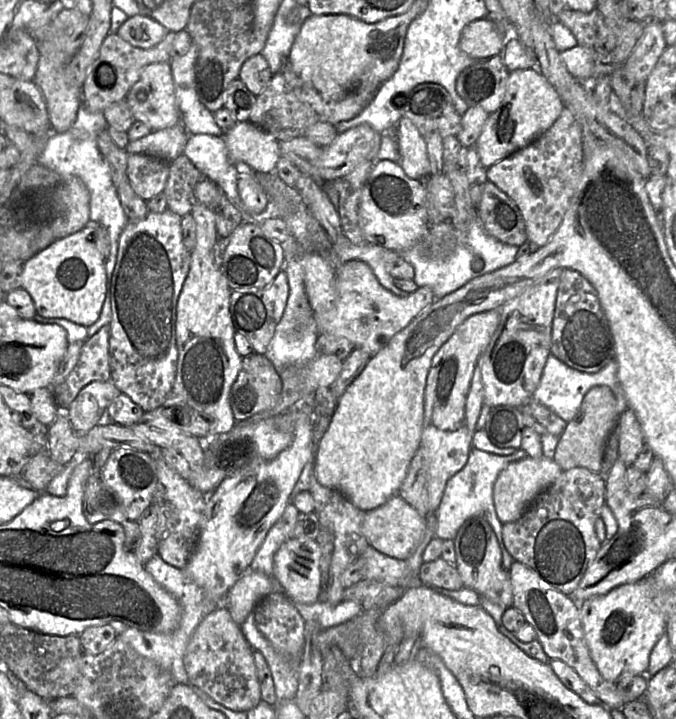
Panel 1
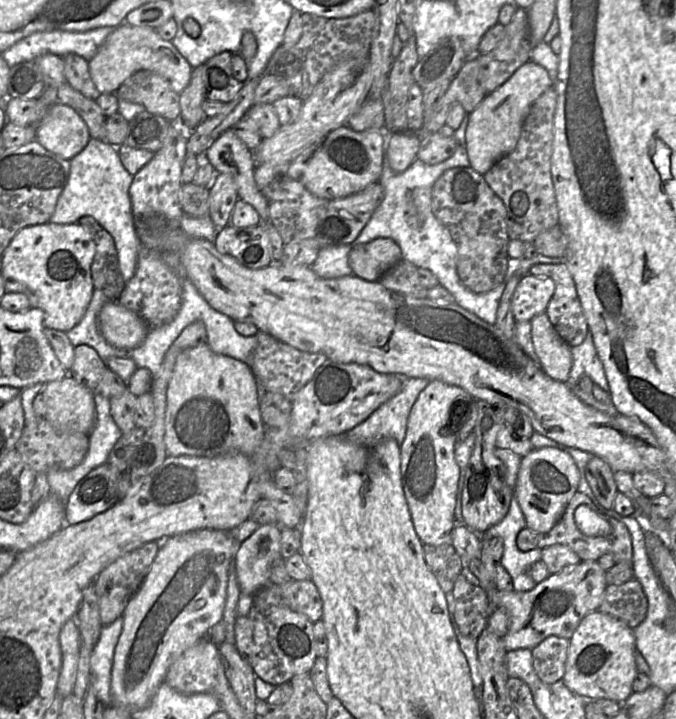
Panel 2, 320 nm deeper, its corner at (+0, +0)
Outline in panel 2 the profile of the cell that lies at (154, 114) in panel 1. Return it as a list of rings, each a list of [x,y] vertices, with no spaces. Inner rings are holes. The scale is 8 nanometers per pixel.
[[[232,128],[222,133],[205,151],[204,157],[218,172],[232,176],[239,198],[255,208],[262,222],[269,220],[267,201],[254,179],[253,152],[238,138]]]

